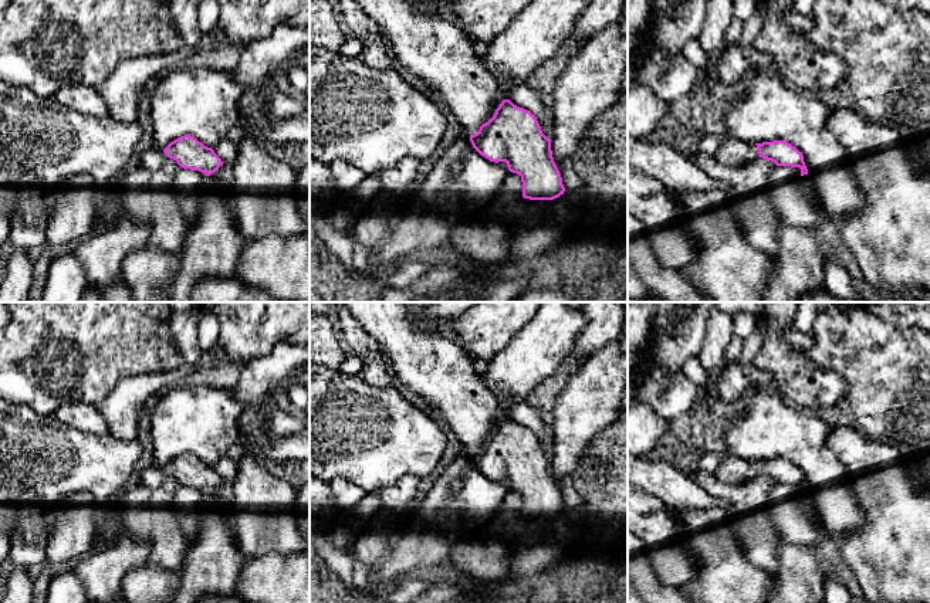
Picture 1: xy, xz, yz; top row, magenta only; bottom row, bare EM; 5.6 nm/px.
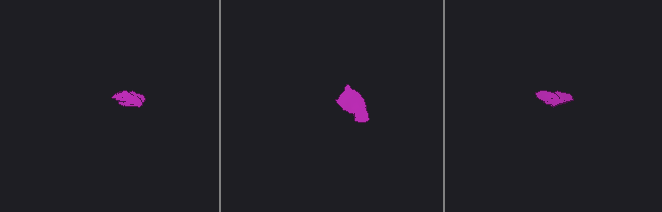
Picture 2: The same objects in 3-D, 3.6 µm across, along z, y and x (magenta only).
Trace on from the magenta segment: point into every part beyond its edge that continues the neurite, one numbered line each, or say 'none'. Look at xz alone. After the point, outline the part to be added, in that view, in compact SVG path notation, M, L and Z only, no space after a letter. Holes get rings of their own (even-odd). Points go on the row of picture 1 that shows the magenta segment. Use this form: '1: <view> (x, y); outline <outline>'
1: xz (428, 46); outline M356 0L378 23L398 61L413 75L429 82L447 104L467 135L478 132L498 108L498 81L484 67L466 31L417 0Z

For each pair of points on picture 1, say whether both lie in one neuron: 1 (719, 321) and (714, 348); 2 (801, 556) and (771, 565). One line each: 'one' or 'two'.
1: one
2: two

